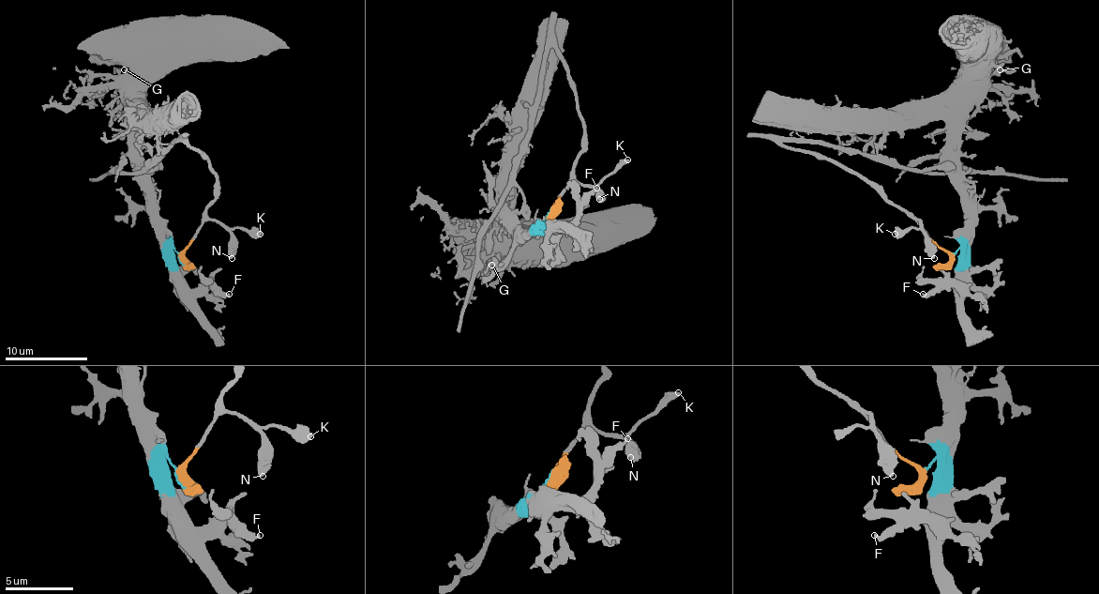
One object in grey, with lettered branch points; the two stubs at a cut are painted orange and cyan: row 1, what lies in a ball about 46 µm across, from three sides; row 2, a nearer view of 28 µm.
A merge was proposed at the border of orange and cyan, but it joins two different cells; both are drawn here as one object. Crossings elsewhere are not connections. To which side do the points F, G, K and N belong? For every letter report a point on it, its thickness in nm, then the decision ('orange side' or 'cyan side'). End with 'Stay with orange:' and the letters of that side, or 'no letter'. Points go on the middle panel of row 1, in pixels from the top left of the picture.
F: at (596, 188); 300 nm thick; cyan side
G: at (491, 265); 260 nm thick; cyan side
K: at (627, 159); 600 nm thick; orange side
N: at (599, 199); 550 nm thick; orange side
Stay with orange: K, N

